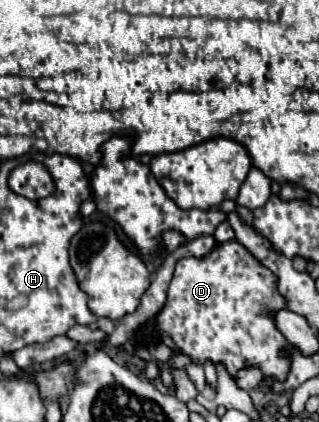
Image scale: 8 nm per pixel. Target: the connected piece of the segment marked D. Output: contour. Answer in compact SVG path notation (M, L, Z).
M229 241L217 245L217 249L213 249L207 257L201 259L187 257L177 261L167 291L167 303L157 315L155 329L161 335L169 335L183 353L193 357L193 361L201 361L201 363L205 359L211 359L213 363L221 361L227 365L227 371L231 375L233 371L237 371L237 367L245 367L245 363L261 363L261 367L265 367L269 375L277 375L277 379L281 379L289 363L285 363L285 359L281 359L277 351L281 351L281 347L285 347L287 341L275 329L271 321L271 313L283 307L285 307L285 299L281 299L281 295L275 291L273 273L261 267L261 263L257 263L257 259L239 241Z

